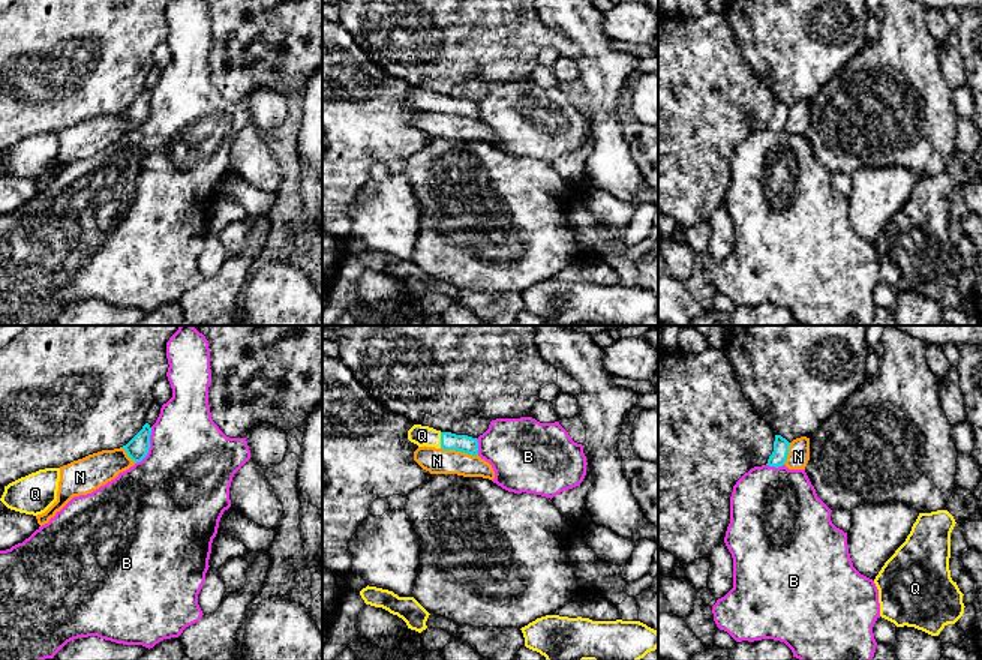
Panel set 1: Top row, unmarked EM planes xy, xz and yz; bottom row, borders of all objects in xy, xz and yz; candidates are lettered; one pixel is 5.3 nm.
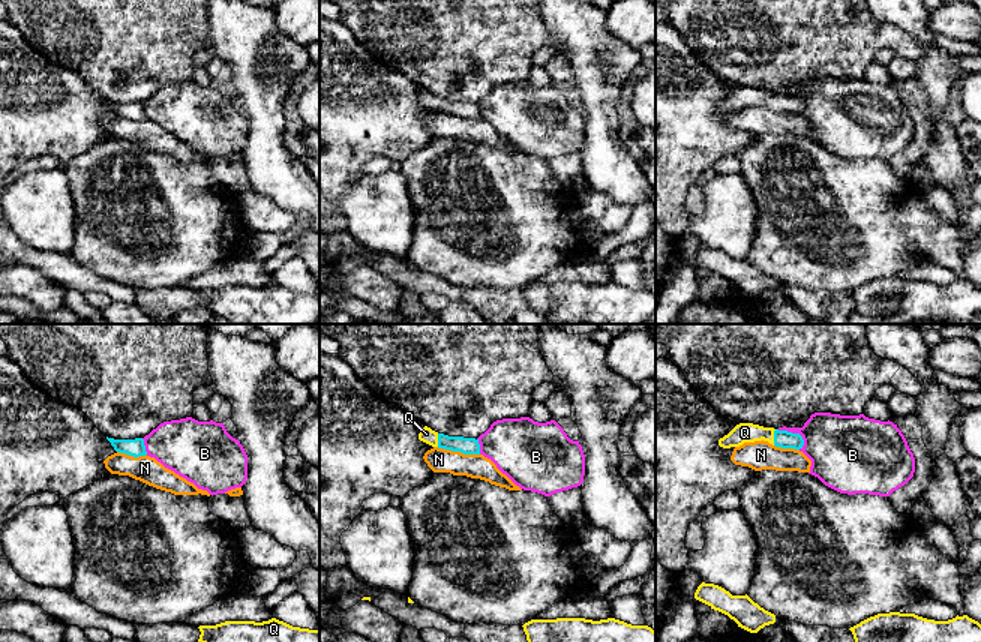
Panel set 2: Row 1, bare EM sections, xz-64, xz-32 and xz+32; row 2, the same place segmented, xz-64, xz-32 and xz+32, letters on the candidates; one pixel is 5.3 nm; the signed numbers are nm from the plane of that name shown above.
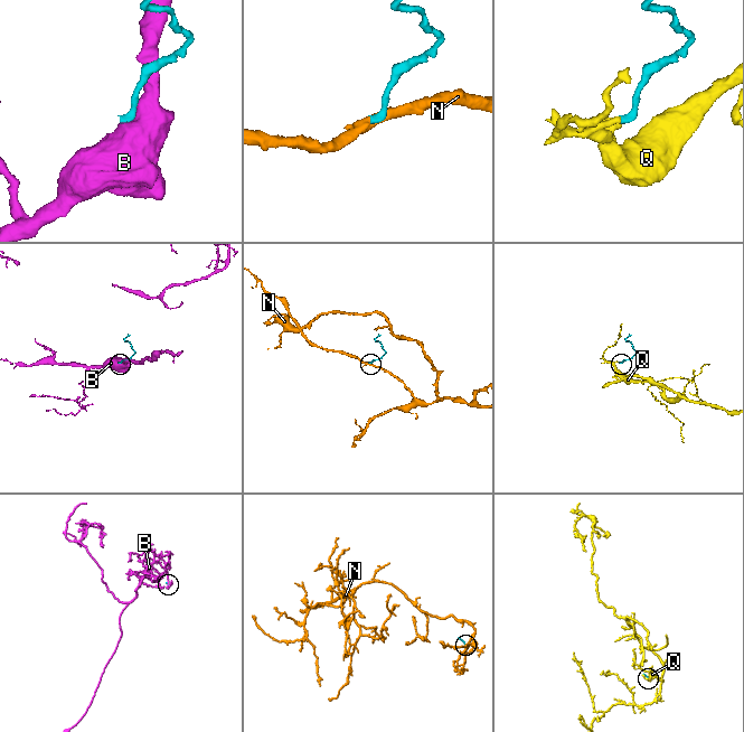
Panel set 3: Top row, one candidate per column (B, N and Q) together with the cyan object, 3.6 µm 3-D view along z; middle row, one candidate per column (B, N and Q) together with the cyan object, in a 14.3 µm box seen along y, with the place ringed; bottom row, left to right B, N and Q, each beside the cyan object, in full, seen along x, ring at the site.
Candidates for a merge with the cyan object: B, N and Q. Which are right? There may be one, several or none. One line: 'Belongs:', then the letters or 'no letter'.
Belongs: Q

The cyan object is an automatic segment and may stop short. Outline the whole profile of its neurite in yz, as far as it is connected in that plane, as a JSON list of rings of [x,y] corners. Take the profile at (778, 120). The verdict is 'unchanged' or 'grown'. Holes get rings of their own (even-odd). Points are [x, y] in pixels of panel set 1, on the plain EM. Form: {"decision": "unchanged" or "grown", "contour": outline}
{"decision": "unchanged", "contour": [[[775,99],[774,116],[769,120],[766,129],[775,132],[783,130],[789,118],[789,110],[790,106],[786,102],[783,102],[781,99]]]}

